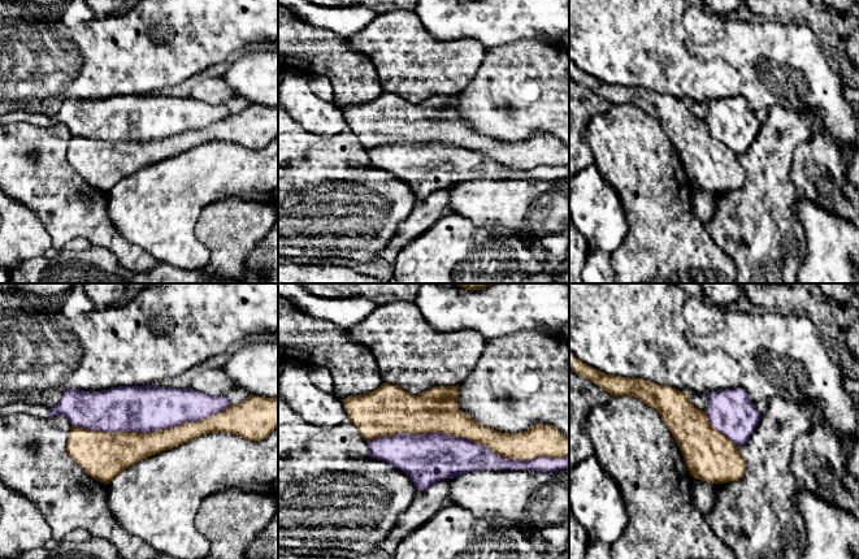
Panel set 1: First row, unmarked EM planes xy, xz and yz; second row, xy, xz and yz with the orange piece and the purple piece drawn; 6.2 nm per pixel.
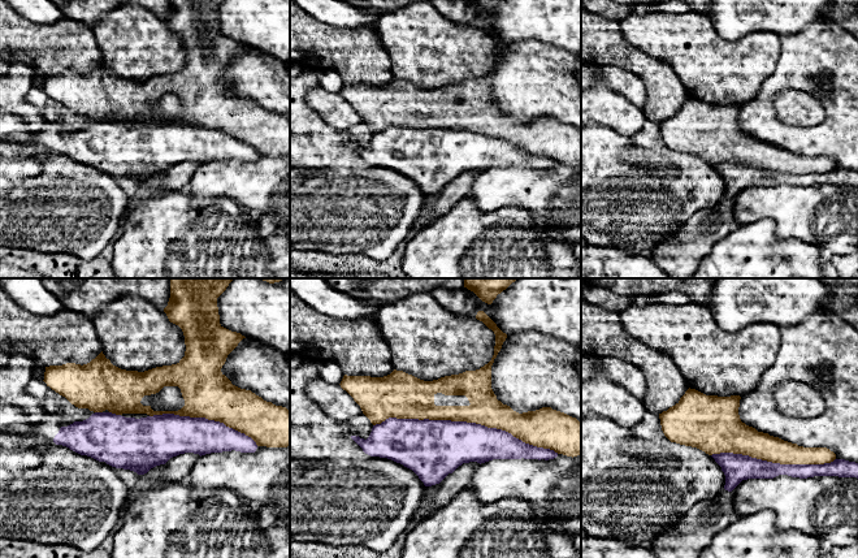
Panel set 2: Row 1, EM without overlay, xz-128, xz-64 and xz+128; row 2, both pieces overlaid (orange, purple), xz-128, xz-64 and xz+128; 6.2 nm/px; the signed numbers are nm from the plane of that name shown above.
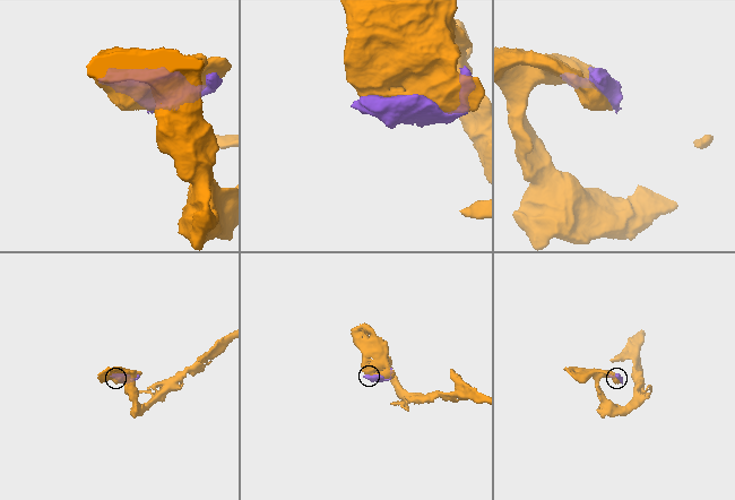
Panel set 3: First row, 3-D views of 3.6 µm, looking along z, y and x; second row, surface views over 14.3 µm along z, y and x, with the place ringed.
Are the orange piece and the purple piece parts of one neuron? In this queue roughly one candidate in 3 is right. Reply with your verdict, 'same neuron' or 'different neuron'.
different neuron

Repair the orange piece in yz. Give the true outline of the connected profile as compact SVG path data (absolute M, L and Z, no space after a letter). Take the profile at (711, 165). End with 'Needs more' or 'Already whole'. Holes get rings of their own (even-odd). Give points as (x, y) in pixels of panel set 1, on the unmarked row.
M571 60L569 78L612 105L630 104L655 117L674 146L694 187L716 194L742 187L746 172L738 155L710 133L706 120L691 113L687 100L642 87L606 83L578 69Z. Already whole

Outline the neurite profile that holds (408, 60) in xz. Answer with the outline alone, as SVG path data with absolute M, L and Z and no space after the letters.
M394 10L377 17L360 31L344 38L376 66L385 92L417 104L434 95L456 95L474 78L486 47L474 39L438 42L424 27L416 10Z

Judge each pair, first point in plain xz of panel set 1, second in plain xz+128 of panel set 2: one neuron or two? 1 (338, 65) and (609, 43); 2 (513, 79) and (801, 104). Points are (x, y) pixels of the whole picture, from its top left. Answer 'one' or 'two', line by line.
1: one
2: two

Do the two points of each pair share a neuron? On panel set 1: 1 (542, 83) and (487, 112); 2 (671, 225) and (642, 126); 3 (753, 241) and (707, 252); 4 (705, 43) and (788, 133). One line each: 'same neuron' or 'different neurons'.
1: same neuron
2: same neuron
3: different neurons
4: different neurons

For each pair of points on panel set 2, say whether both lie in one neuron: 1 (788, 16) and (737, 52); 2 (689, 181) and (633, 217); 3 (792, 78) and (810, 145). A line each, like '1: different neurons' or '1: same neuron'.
1: different neurons
2: same neuron
3: same neuron

